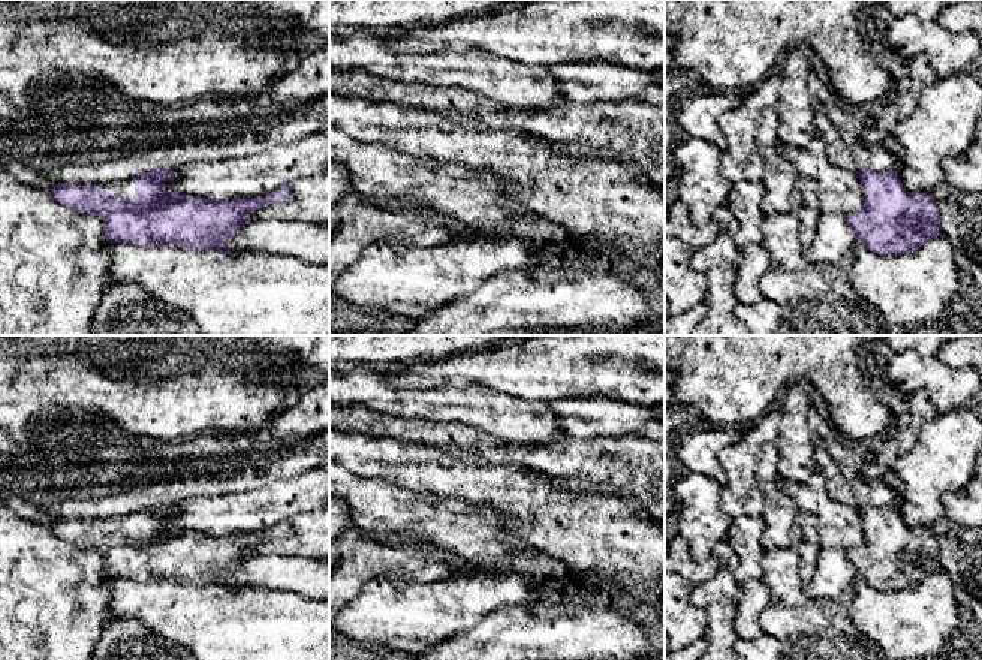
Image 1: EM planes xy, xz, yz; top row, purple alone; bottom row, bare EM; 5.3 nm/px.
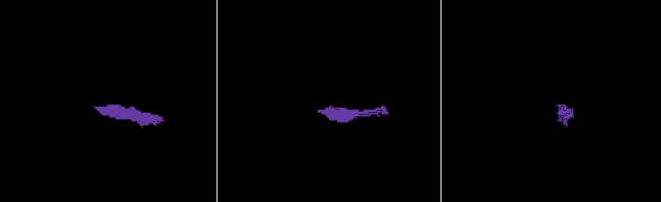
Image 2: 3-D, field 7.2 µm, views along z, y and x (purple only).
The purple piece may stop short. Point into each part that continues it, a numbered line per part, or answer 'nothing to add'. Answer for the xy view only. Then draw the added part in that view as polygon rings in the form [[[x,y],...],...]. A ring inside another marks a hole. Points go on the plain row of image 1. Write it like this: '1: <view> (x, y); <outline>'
1: xy (124, 524); [[[135,513],[103,519],[103,525],[120,533],[135,536]]]

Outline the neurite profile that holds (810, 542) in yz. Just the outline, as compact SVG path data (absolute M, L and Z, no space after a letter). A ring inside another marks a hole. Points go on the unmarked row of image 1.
M796 510L796 521L802 530L802 539L792 548L799 555L799 576L805 582L814 575L817 554L822 549L814 515Z

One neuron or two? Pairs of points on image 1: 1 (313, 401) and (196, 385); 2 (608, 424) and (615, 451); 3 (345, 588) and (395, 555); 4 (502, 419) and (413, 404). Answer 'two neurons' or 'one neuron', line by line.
1: two neurons
2: two neurons
3: one neuron
4: one neuron

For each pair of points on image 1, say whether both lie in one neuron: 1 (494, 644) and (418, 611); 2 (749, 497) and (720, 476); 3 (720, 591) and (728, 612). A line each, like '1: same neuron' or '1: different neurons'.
1: different neurons
2: different neurons
3: different neurons

